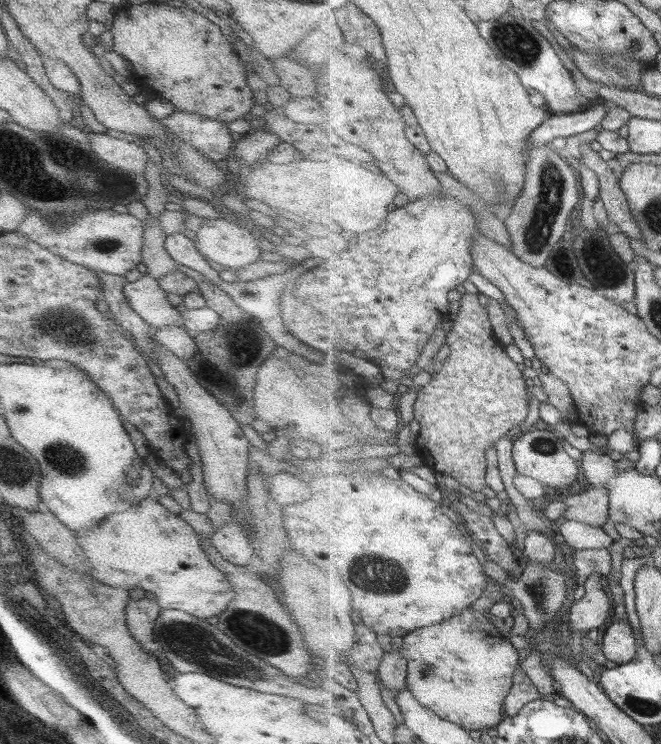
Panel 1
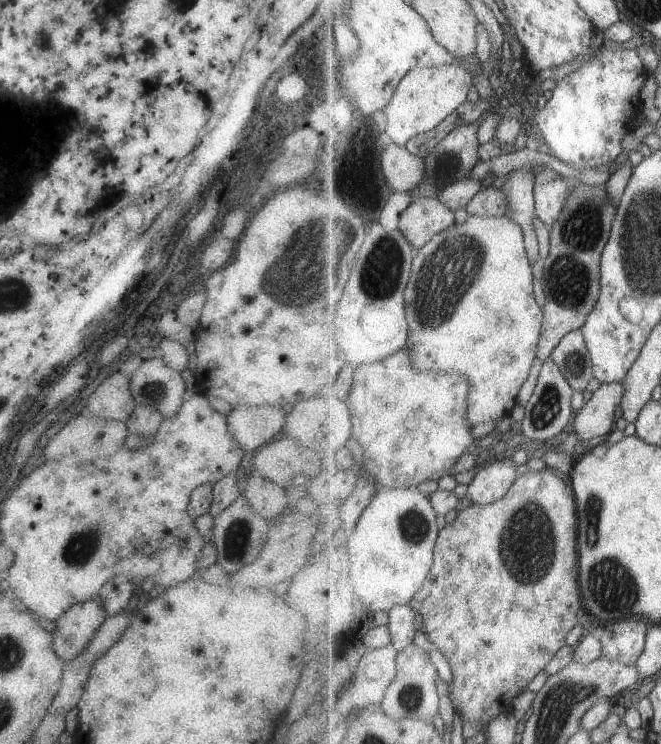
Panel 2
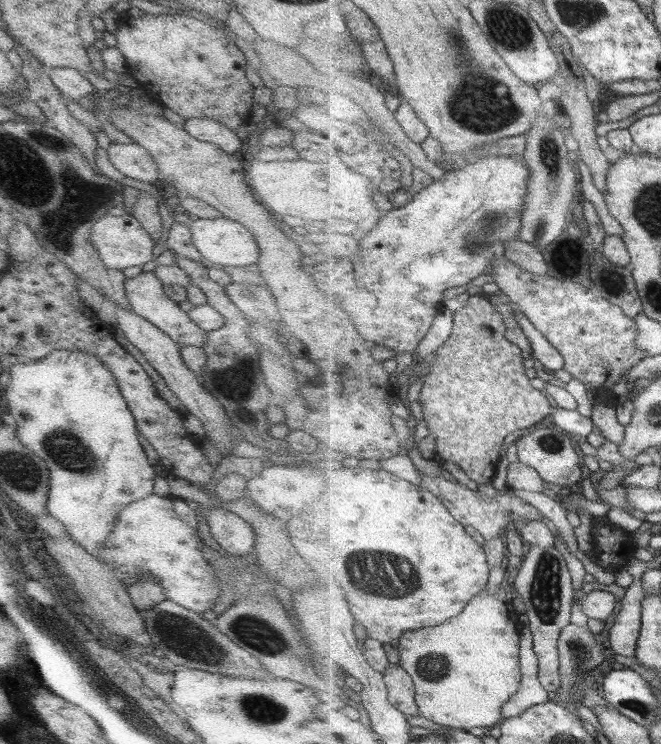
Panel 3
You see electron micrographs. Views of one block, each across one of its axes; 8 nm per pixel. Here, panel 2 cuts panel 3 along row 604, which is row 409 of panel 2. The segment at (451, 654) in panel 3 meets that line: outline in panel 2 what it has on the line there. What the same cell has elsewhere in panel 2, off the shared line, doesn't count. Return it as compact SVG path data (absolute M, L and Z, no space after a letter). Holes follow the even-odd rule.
M470 215L466 221L455 223L449 228L437 233L424 247L418 250L412 264L412 273L406 288L406 312L410 326L410 337L408 340L408 352L410 353L413 366L417 370L437 370L437 372L451 372L451 370L463 370L473 380L473 390L469 394L469 416L468 423L471 427L487 422L498 421L509 416L511 410L517 406L517 396L521 386L531 374L533 360L538 357L540 350L540 338L544 326L544 310L534 293L536 279L533 278L532 264L529 260L526 247L524 228L509 215L495 215L485 217L481 215Z

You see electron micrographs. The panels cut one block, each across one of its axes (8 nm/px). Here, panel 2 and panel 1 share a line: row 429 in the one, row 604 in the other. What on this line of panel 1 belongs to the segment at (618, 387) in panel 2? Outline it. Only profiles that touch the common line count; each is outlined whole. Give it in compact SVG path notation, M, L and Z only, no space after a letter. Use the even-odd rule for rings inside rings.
M599 569L588 575L584 582L584 595L578 601L569 604L567 614L567 628L572 635L587 633L603 626L605 620L611 616L613 610L612 599L607 596L605 588L601 586L601 573Z

